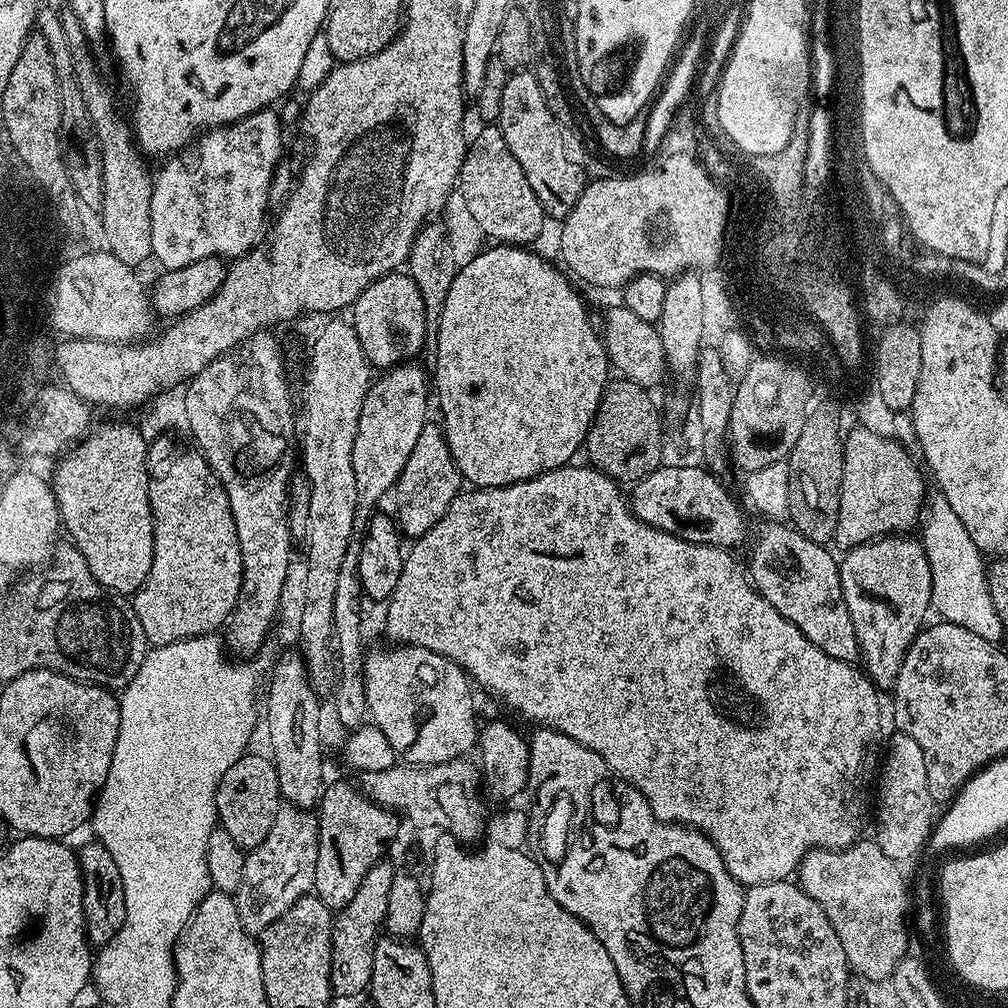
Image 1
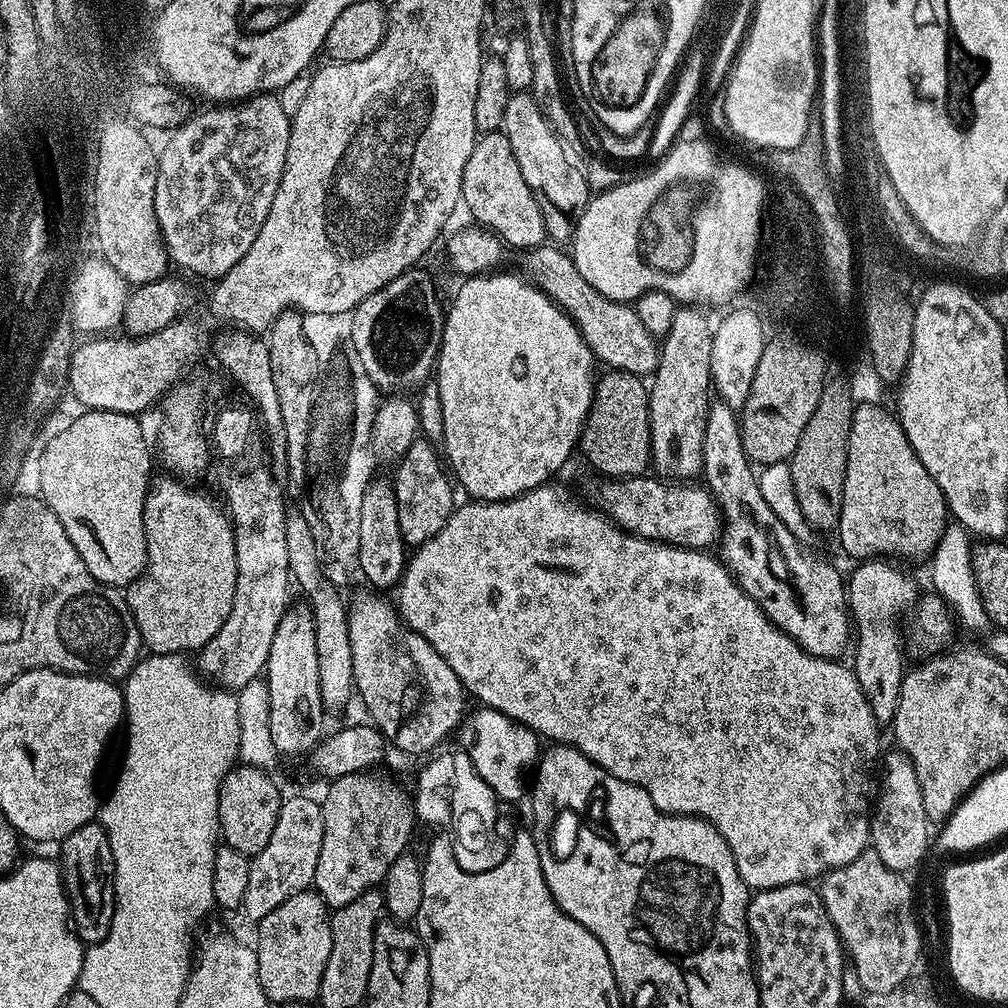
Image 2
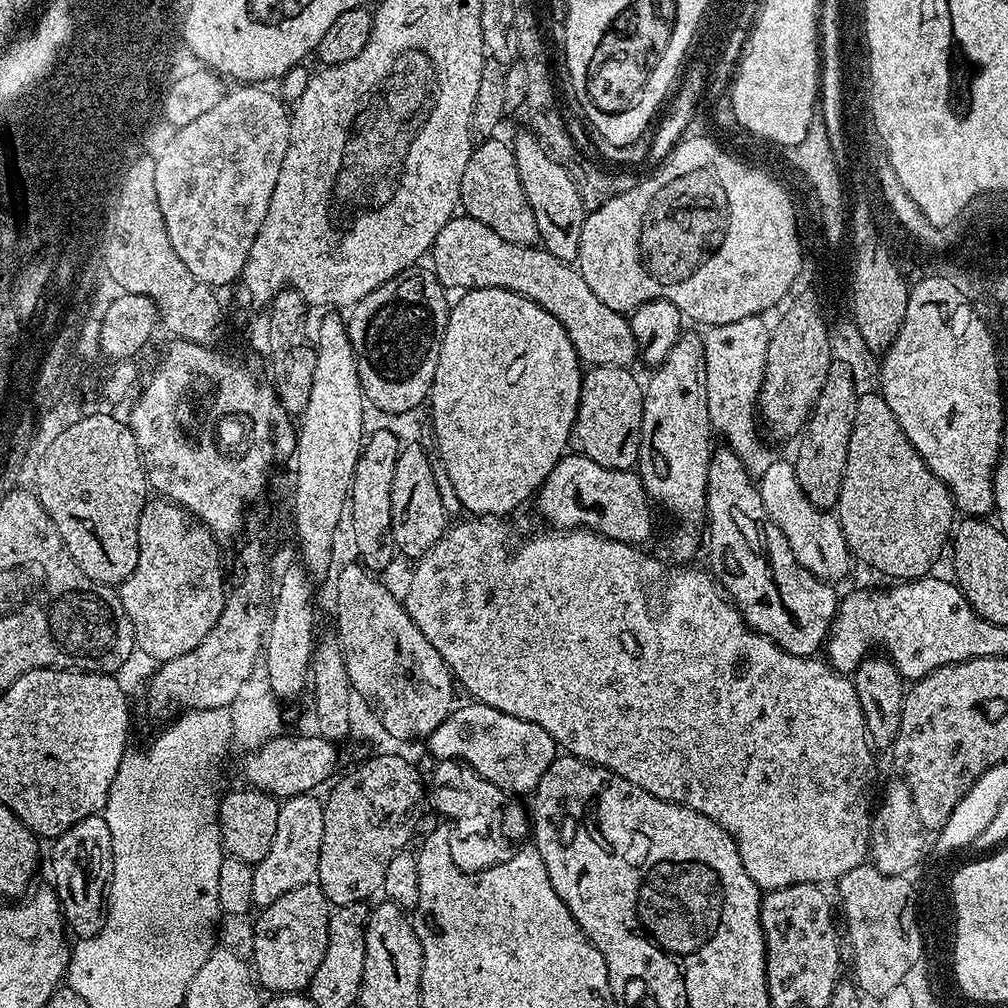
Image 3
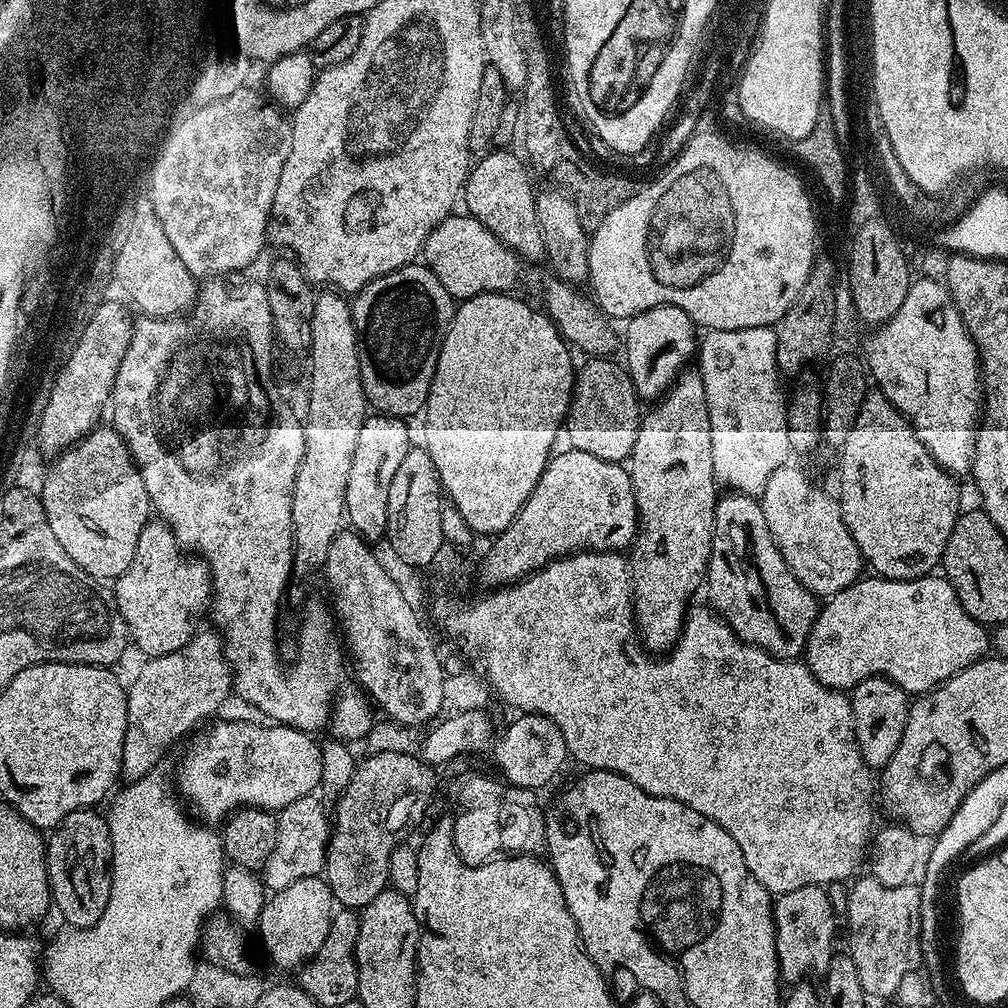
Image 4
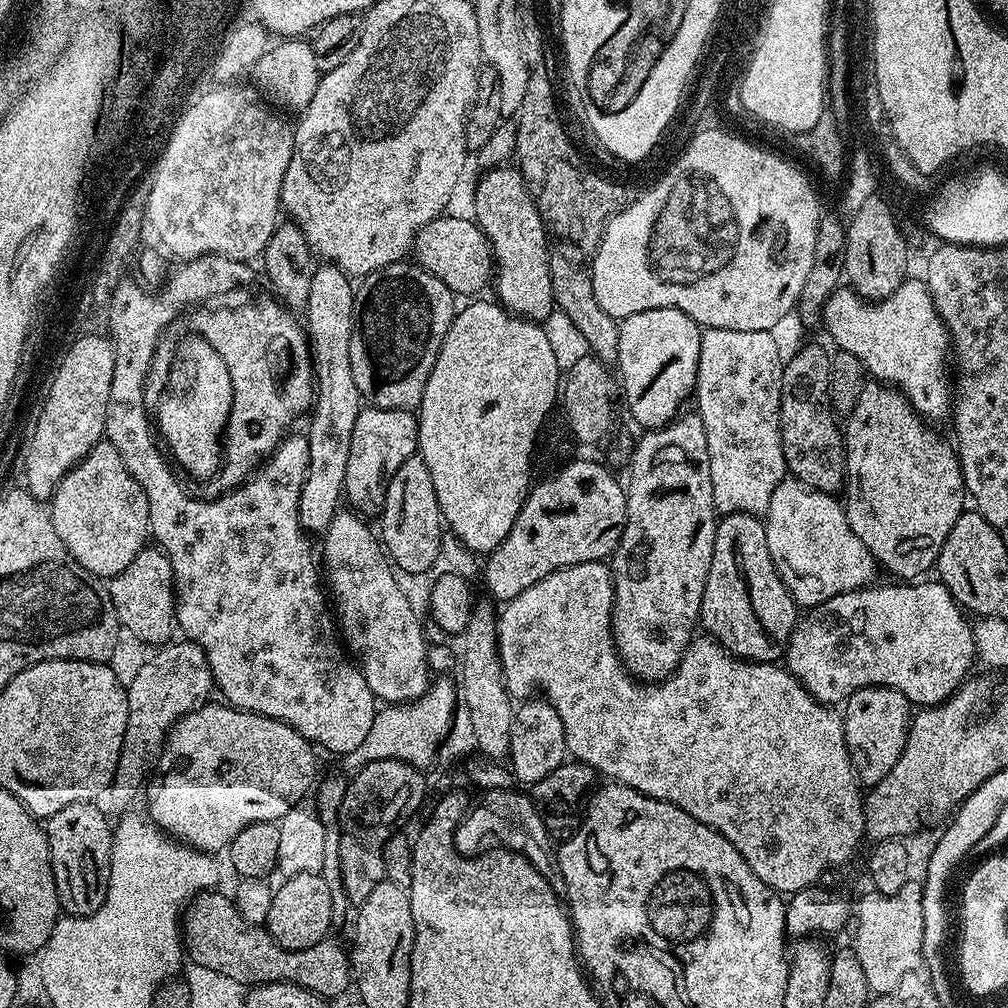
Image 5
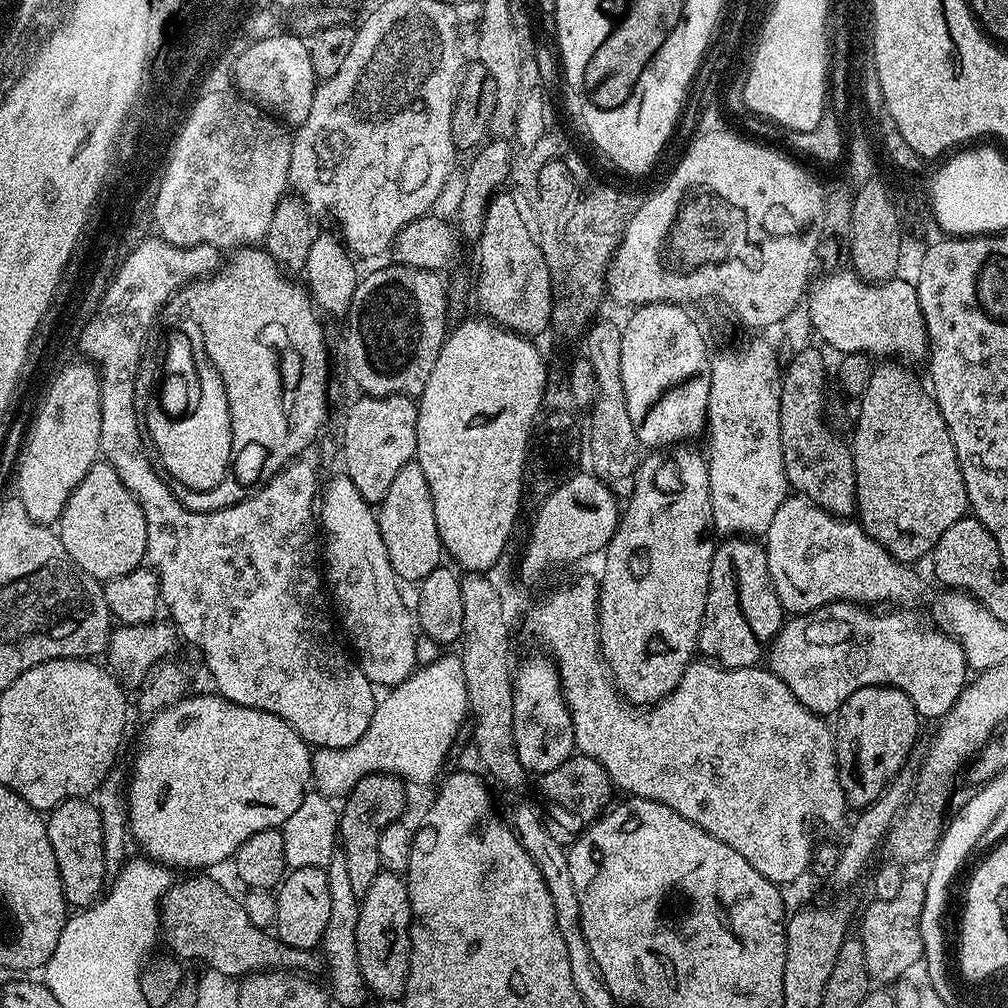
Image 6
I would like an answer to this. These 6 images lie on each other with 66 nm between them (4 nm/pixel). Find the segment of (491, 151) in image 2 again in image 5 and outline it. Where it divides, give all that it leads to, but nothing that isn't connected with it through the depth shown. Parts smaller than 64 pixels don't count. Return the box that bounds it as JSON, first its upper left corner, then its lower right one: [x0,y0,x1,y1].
[475,166,554,322]

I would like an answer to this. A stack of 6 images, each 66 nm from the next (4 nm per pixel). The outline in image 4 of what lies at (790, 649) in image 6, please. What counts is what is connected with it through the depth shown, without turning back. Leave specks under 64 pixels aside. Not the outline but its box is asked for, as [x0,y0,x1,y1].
[802,574,989,694]

